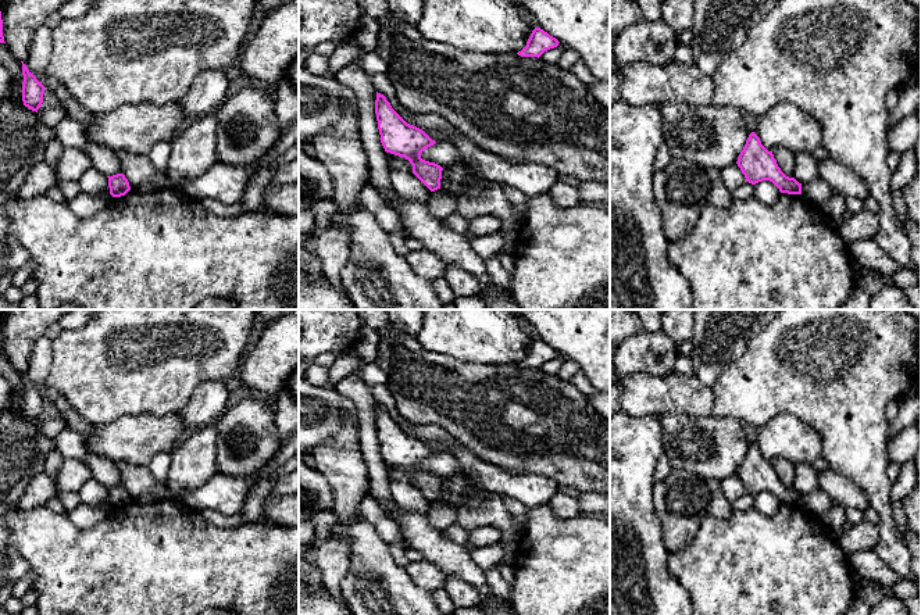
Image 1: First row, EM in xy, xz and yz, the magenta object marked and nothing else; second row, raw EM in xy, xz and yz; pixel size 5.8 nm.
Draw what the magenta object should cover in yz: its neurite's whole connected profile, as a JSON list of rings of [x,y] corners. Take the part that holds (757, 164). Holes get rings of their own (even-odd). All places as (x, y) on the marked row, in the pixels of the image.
[[[754,132],[749,135],[736,164],[745,175],[746,182],[752,185],[770,180],[781,193],[802,194],[802,183],[781,171],[772,151],[768,151],[761,144],[760,137]]]

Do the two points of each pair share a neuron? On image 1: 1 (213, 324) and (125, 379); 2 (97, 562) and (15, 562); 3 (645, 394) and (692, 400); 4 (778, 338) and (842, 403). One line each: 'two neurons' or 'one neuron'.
1: one neuron
2: two neurons
3: one neuron
4: one neuron

